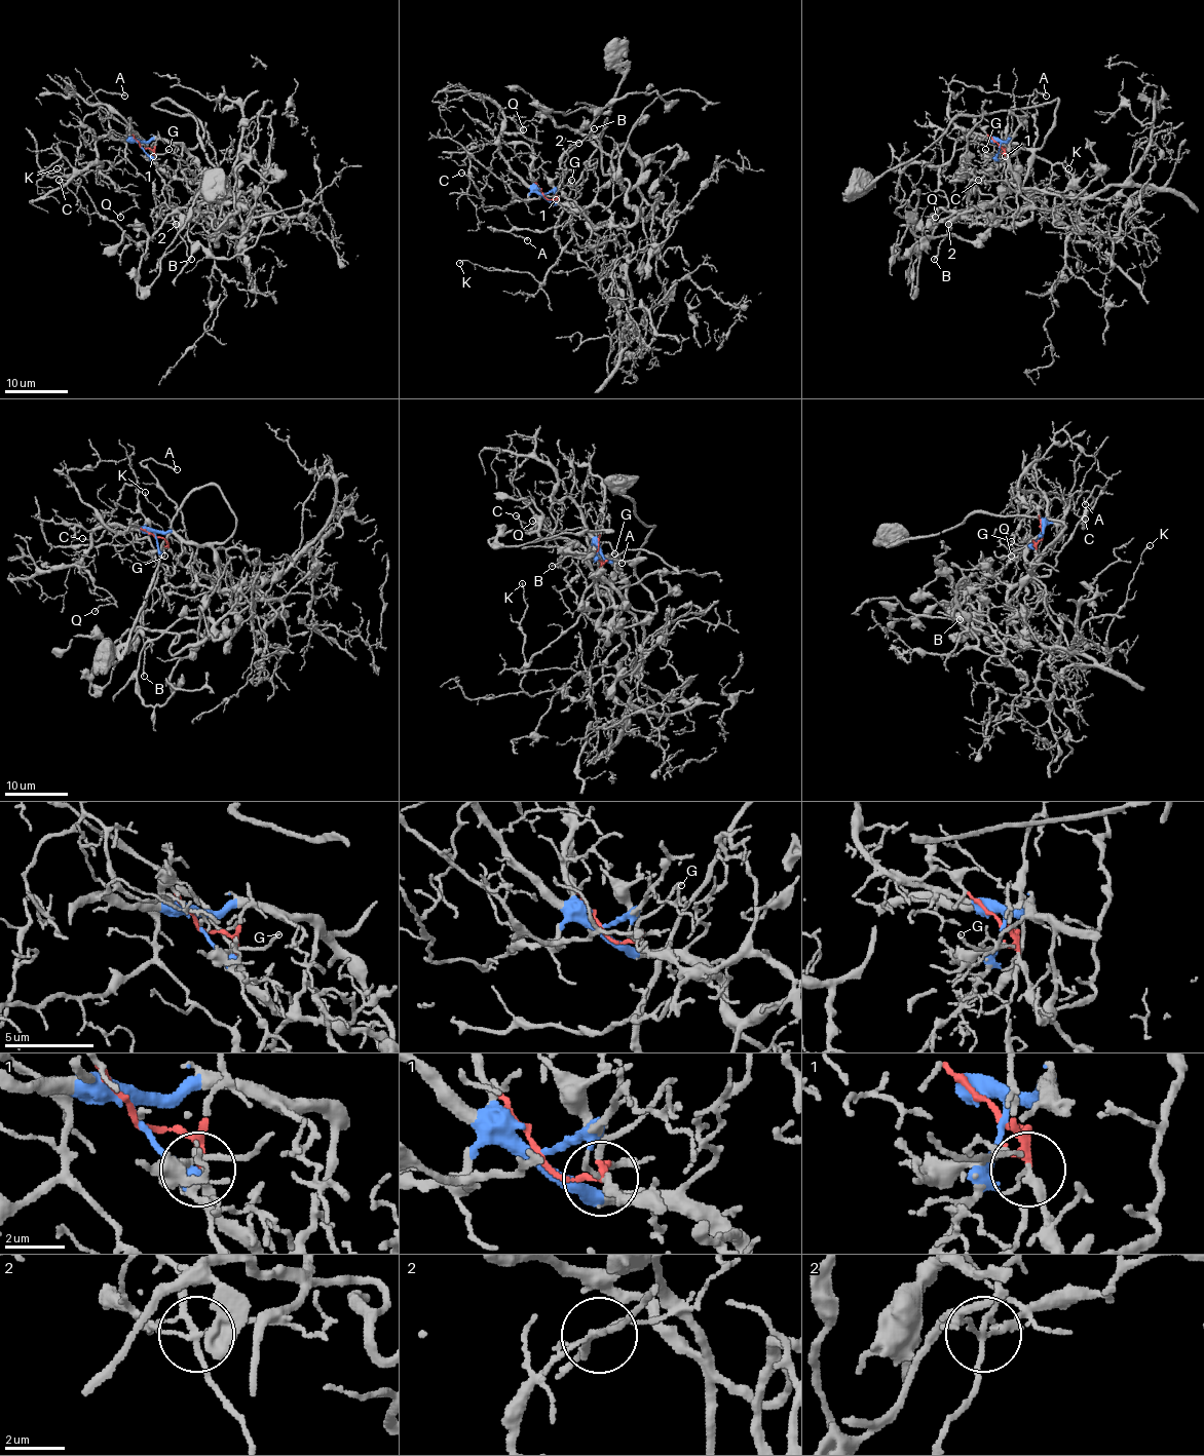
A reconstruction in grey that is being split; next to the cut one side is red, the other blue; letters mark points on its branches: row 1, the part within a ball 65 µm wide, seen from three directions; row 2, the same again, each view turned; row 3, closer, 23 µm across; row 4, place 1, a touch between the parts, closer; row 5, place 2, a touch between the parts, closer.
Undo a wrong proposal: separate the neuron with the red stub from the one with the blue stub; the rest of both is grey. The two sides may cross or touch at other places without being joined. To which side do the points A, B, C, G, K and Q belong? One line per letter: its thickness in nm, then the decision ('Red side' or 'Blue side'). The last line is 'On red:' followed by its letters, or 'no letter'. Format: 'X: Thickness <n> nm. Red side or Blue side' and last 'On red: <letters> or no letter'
A: Thickness 170 nm. Red side
B: Thickness 160 nm. Blue side
C: Thickness 140 nm. Blue side
G: Thickness 170 nm. Red side
K: Thickness 140 nm. Blue side
Q: Thickness 140 nm. Blue side
On red: A, G

